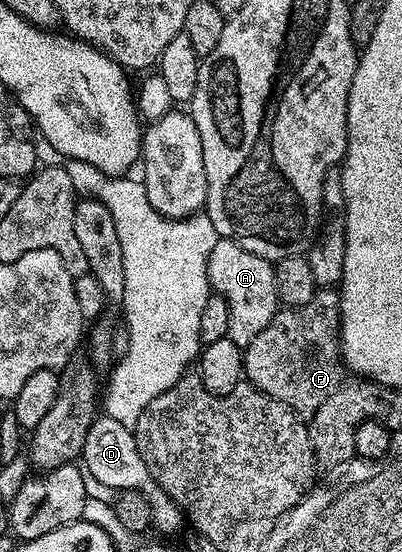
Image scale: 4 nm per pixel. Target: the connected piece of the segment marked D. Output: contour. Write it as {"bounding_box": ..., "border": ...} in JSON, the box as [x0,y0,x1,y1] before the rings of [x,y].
{"bounding_box":[81,416,185,527],"border":[[[106,416],[96,417],[95,422],[89,428],[89,436],[85,436],[81,462],[86,473],[97,476],[97,480],[101,480],[101,484],[109,484],[109,488],[113,488],[116,492],[120,490],[140,490],[151,505],[152,527],[184,525],[185,515],[183,511],[156,484],[154,476],[149,472],[141,452],[137,448],[135,431],[132,427]]]}

